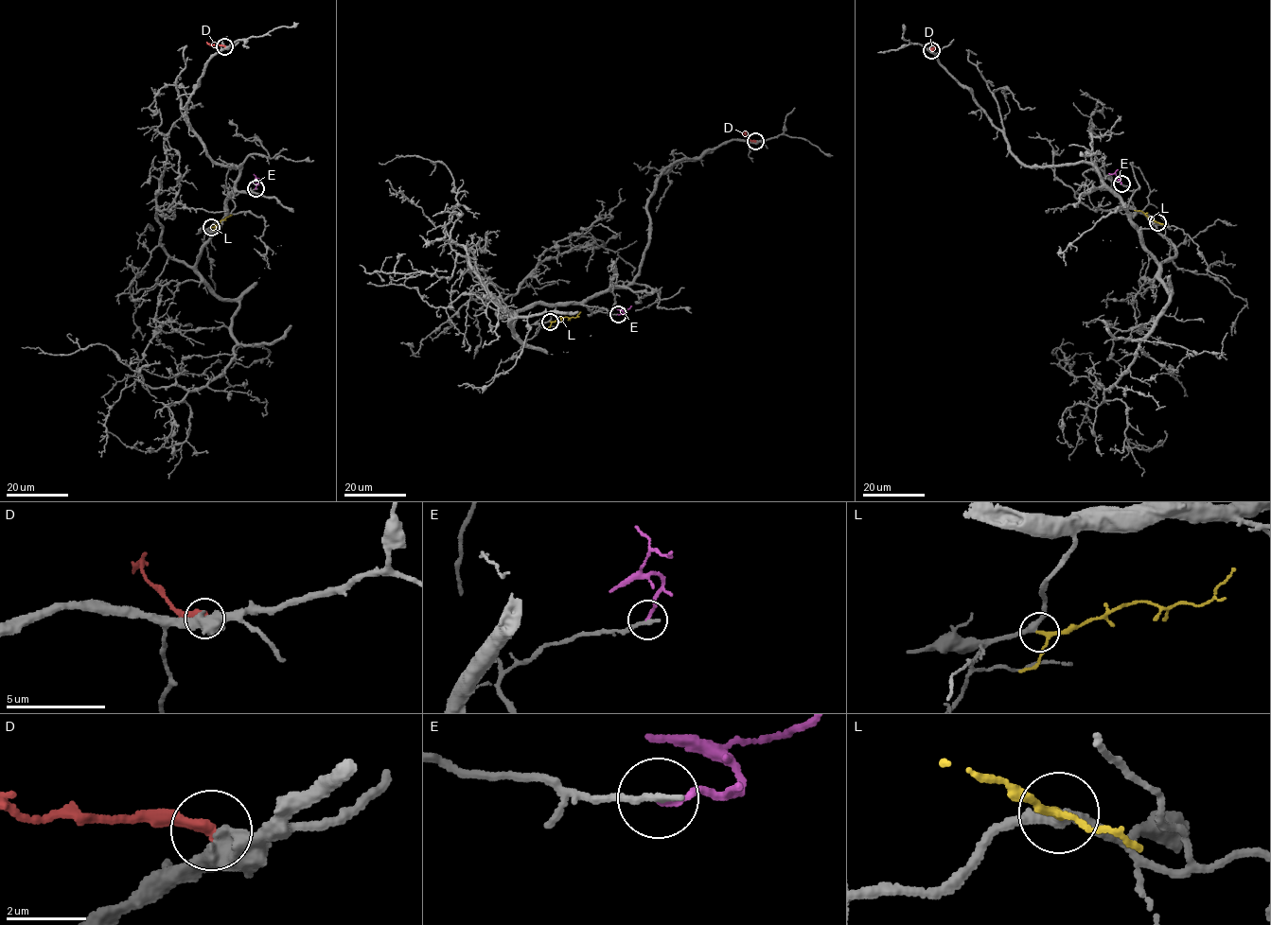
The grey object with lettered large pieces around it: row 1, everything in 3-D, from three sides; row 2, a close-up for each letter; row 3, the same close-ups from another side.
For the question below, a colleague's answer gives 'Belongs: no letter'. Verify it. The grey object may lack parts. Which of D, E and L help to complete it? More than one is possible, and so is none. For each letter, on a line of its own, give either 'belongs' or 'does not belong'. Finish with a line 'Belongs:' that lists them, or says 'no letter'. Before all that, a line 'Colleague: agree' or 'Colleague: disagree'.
Colleague: agree
D: does not belong
E: does not belong
L: does not belong
Belongs: no letter

